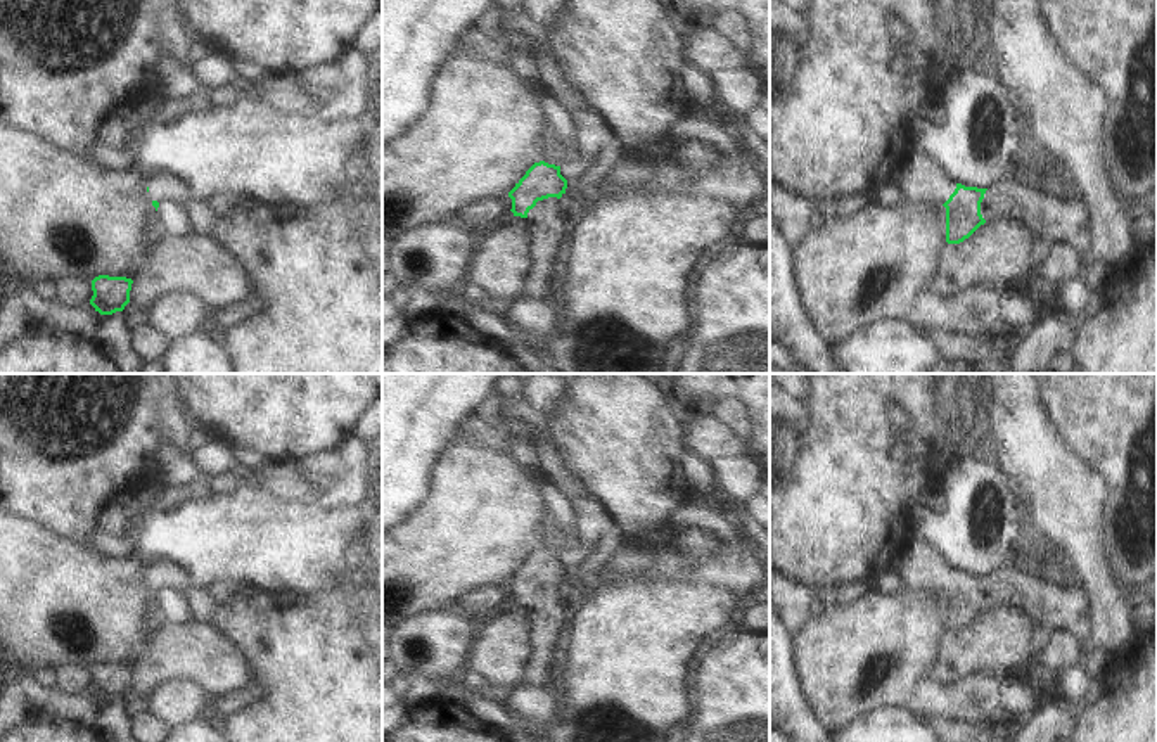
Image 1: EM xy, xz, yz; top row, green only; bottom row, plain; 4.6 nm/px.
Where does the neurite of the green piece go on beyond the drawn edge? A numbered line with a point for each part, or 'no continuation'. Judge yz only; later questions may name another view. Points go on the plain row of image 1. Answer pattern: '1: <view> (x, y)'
1: yz (920, 566)
2: yz (1059, 606)

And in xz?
1: xz (556, 538)
2: xz (547, 606)

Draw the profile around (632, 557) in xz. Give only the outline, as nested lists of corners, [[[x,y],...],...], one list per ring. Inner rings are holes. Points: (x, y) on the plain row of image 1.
[[[628,536],[626,545],[610,559],[610,566],[628,572],[638,572],[652,564],[649,552],[642,548],[642,536]]]

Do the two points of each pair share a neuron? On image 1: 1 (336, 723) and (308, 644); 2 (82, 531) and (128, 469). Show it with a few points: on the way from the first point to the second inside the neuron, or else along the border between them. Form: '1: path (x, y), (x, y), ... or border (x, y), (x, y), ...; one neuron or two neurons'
1: path (326, 704), (320, 680), (312, 663); one neuron
2: path (82, 516), (113, 483); one neuron

